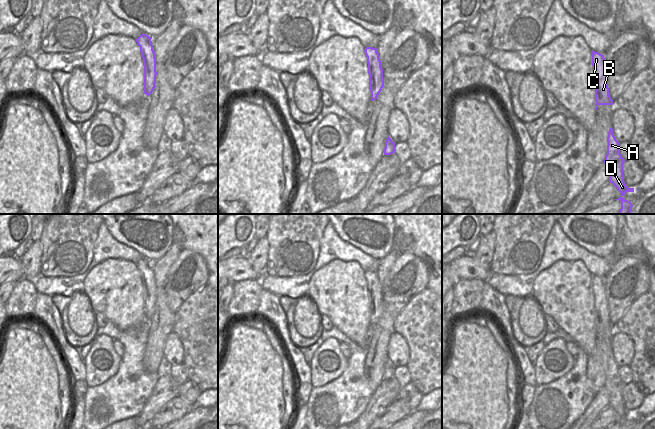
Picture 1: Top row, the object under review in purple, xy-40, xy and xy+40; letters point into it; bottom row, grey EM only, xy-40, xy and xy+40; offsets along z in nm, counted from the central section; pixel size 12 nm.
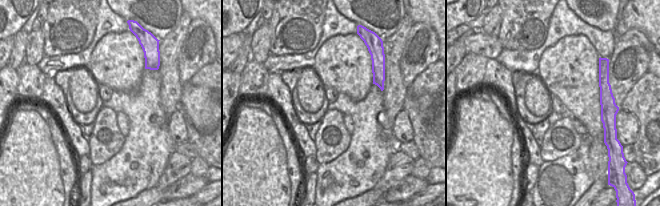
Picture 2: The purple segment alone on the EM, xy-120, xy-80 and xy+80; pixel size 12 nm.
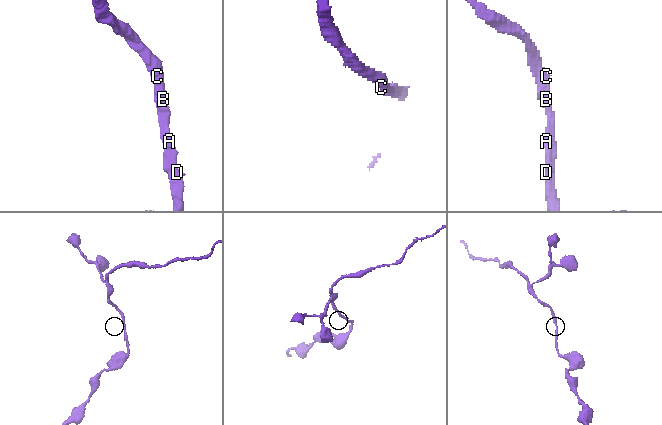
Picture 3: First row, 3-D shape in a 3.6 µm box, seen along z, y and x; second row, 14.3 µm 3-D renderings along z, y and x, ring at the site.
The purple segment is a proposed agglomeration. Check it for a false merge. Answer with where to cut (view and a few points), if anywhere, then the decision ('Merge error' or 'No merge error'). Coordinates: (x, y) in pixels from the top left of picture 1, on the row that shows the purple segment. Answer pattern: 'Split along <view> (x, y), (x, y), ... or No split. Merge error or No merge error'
No split. No merge error

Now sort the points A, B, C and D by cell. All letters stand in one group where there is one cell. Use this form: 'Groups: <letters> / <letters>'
Groups: A B C D

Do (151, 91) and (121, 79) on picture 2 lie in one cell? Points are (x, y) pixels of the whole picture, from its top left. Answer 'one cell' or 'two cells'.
two cells

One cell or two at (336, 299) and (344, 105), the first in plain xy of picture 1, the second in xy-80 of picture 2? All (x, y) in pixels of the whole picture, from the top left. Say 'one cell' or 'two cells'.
two cells

